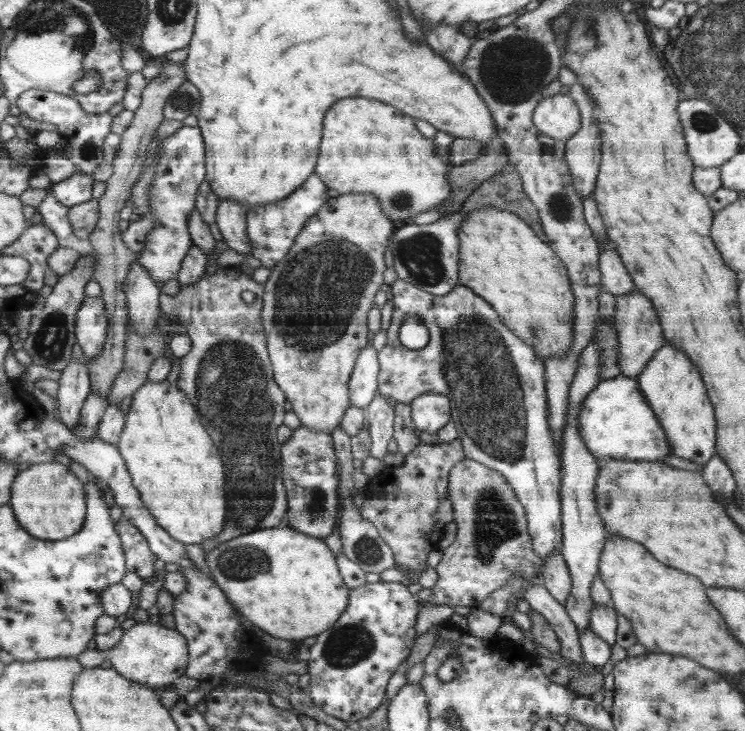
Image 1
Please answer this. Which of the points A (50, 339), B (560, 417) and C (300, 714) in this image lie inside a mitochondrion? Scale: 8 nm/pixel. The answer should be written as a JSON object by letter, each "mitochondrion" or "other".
{"A":"mitochondrion","B":"other","C":"other"}

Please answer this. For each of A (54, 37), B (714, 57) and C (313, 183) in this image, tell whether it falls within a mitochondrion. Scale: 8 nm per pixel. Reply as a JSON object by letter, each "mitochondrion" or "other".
{"A":"mitochondrion","B":"mitochondrion","C":"other"}

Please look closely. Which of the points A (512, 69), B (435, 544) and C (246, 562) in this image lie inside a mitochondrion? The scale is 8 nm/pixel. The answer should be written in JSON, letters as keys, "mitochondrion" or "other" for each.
{"A":"mitochondrion","B":"other","C":"mitochondrion"}

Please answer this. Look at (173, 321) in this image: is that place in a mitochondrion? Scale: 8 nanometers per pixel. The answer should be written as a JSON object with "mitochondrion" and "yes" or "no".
{"mitochondrion":"no"}

